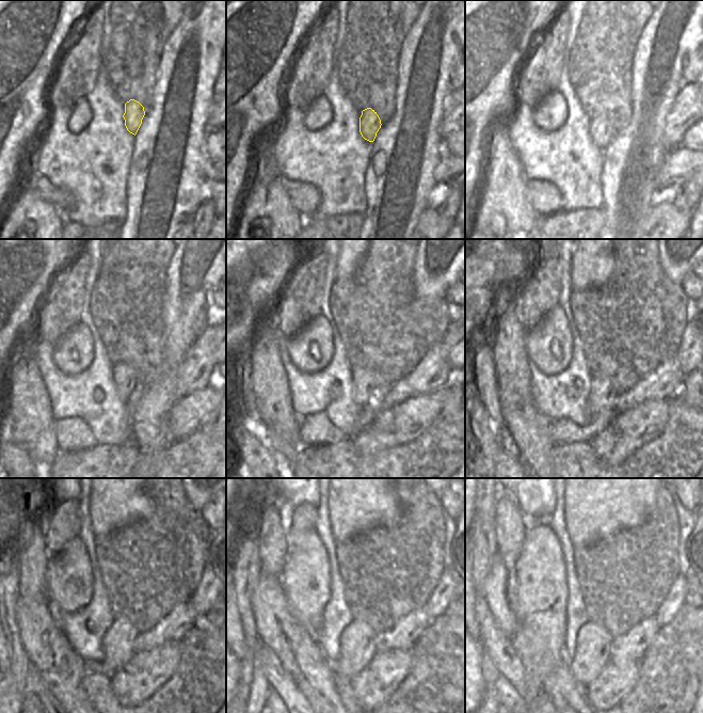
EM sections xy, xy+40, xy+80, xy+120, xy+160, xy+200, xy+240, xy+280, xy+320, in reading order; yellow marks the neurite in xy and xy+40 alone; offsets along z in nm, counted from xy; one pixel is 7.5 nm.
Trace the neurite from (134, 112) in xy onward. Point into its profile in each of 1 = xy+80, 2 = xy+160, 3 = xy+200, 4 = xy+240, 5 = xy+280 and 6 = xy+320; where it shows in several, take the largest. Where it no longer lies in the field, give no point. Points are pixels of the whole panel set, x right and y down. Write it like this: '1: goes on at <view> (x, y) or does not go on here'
1: goes on at xy+80 (602, 132)
2: goes on at xy+160 (366, 391)
3: goes on at xy+200 (602, 395)
4: goes on at xy+240 (117, 642)
5: goes on at xy+280 (357, 638)
6: goes on at xy+320 (593, 643)

